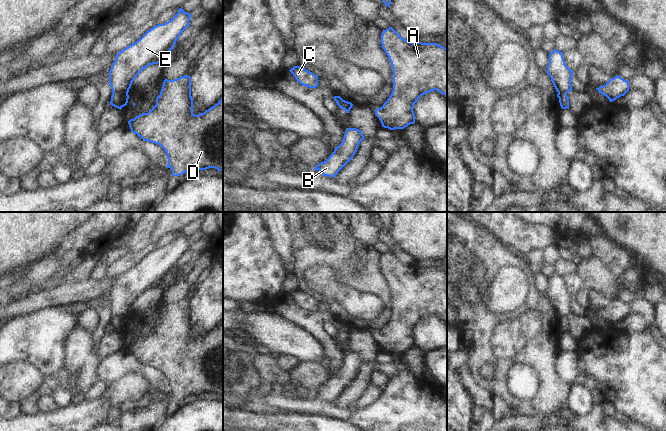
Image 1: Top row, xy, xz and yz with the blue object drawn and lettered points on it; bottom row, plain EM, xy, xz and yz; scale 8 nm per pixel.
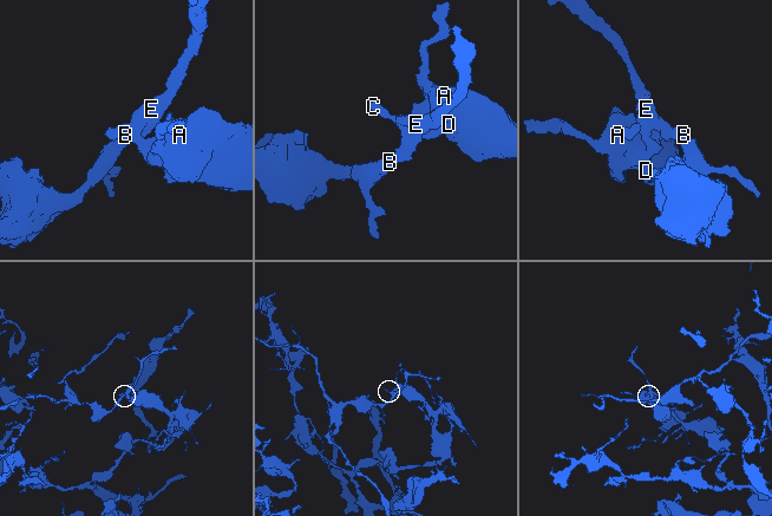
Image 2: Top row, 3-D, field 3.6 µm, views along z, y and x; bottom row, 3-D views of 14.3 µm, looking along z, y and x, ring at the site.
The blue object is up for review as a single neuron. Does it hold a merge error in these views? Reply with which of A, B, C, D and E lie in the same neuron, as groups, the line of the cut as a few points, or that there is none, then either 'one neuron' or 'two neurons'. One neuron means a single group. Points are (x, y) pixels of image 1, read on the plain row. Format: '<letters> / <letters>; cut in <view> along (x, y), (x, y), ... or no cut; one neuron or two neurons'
A D / B C E; cut in xy along (113, 315), (127, 317); two neurons

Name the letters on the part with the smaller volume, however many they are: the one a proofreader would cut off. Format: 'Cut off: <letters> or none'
Cut off: B, C, E

